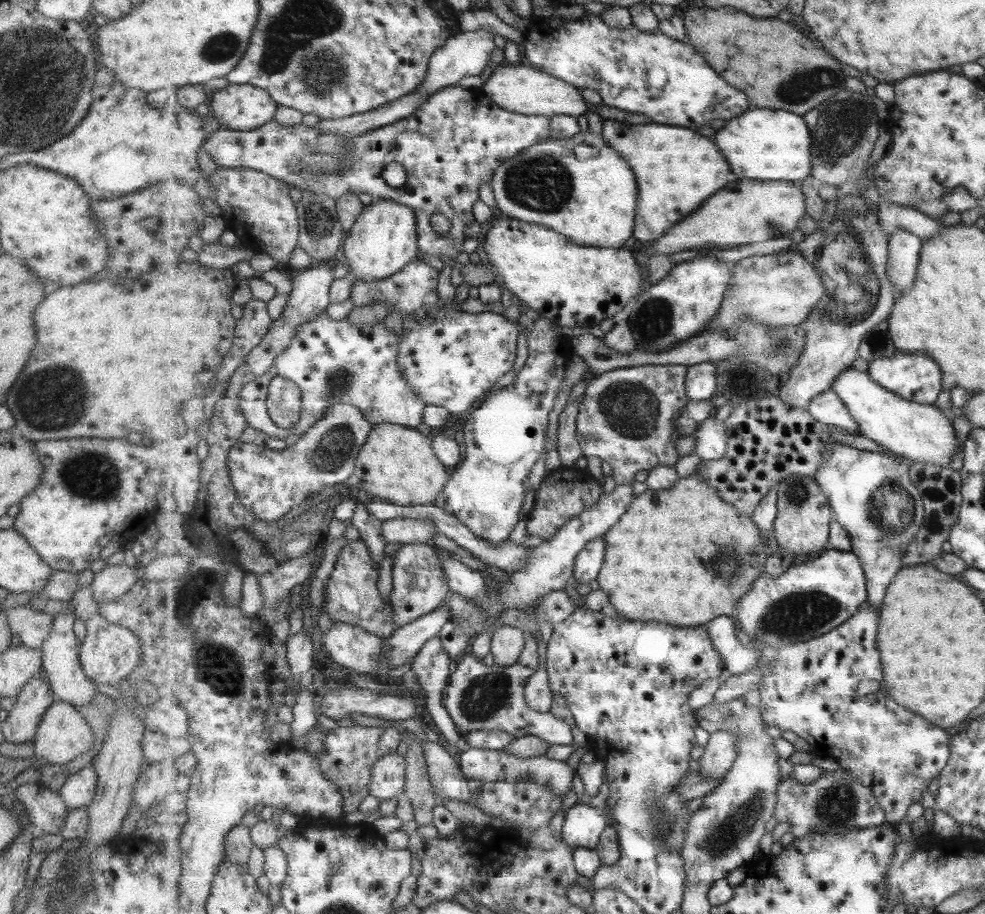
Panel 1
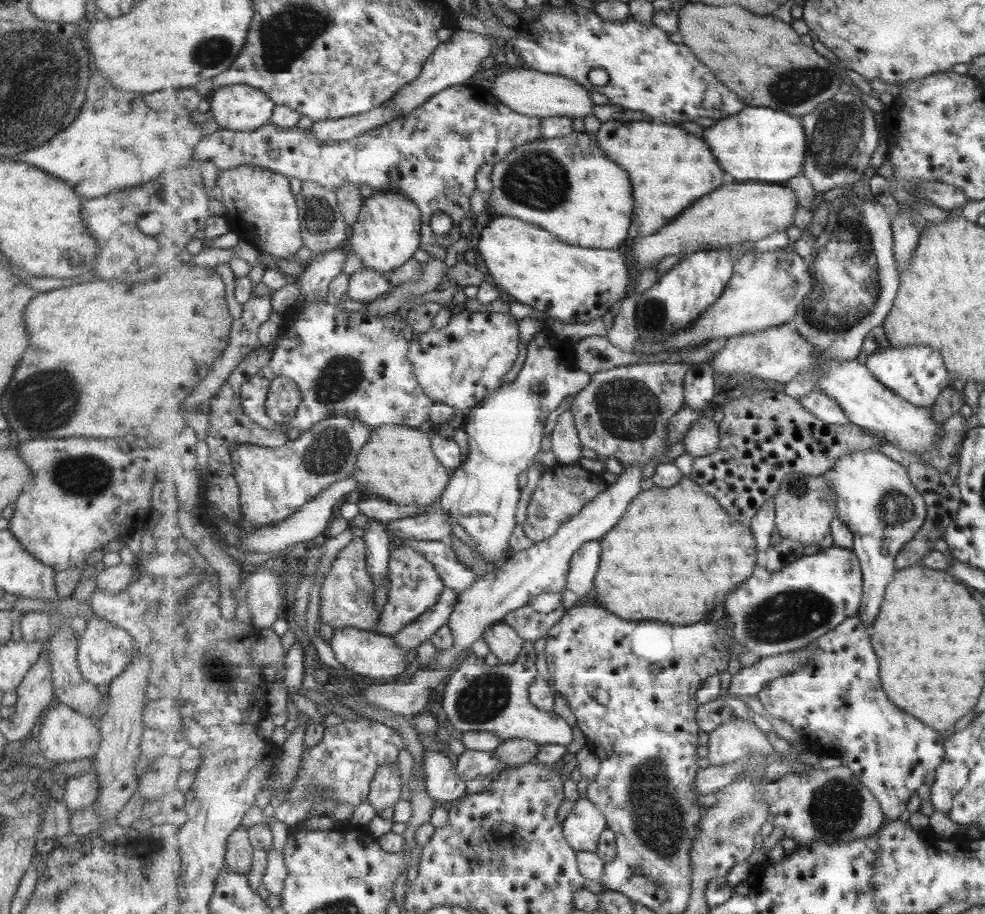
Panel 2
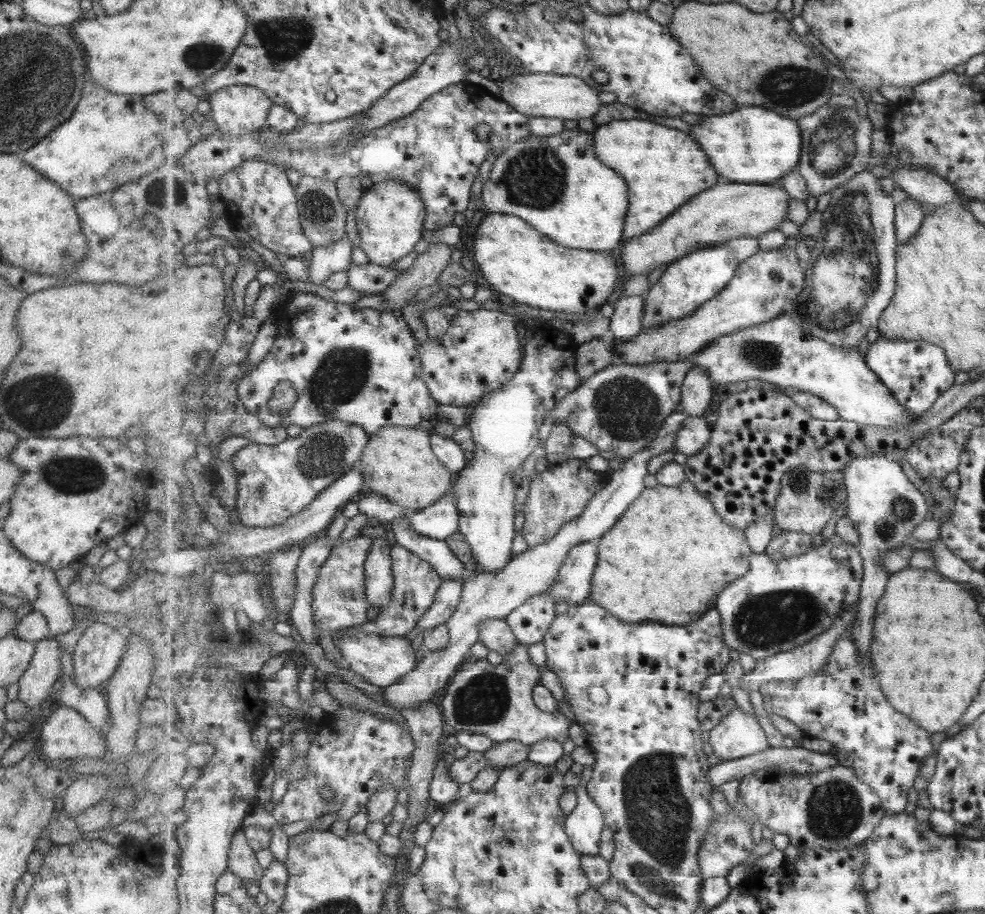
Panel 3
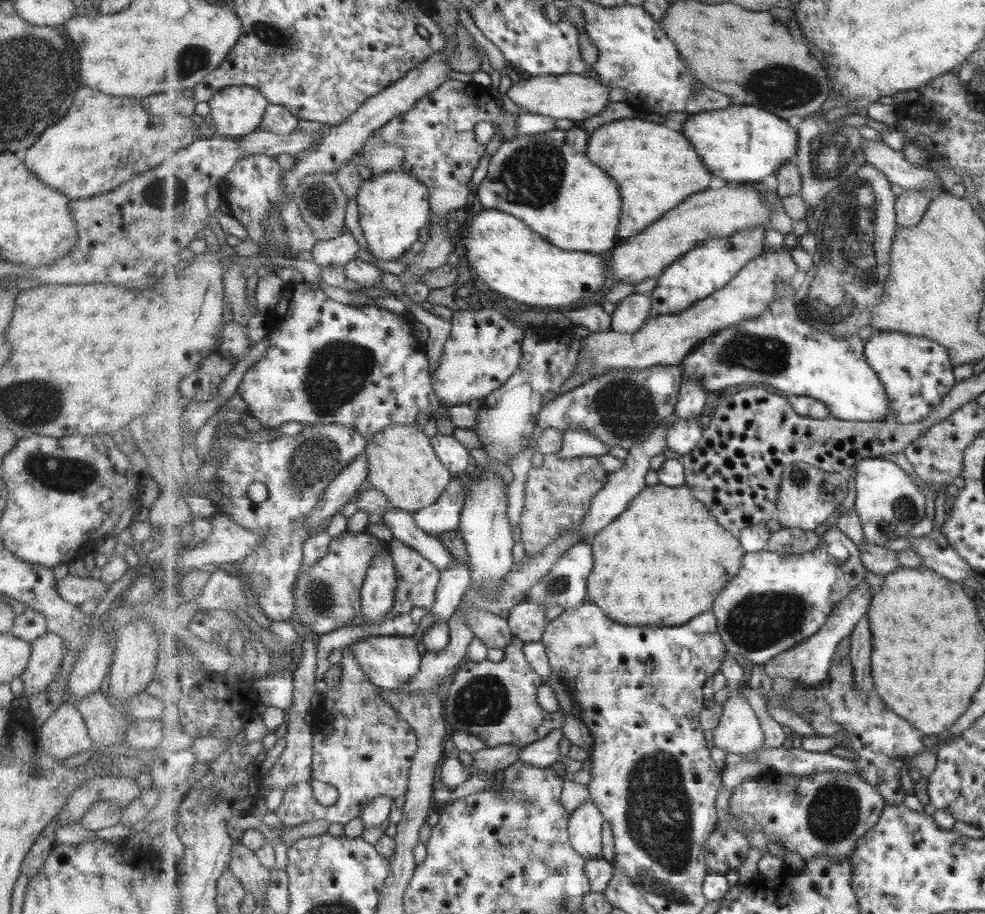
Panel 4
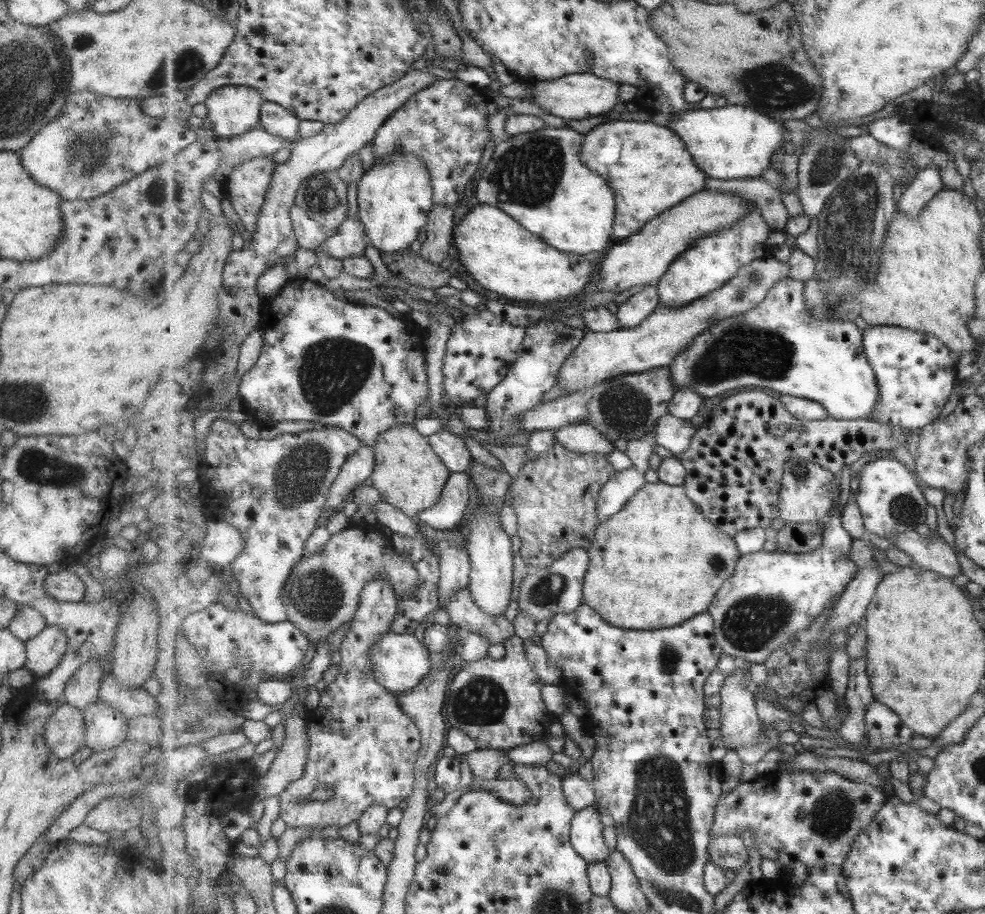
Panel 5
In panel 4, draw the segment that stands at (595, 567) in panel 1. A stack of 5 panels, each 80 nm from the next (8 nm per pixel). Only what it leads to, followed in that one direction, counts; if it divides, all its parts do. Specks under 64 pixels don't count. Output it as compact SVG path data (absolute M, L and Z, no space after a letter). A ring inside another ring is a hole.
M591 541L579 542L563 554L556 565L536 582L537 586L529 590L526 600L545 609L551 606L561 606L563 610L580 607L587 602L588 578L593 572L593 567L594 552Z

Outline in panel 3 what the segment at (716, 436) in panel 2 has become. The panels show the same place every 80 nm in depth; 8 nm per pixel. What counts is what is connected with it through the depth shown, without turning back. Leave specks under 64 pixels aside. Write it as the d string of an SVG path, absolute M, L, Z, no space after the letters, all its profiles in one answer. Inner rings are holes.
M695 416L687 417L683 426L677 432L677 440L675 440L674 450L688 456L693 456L700 450L703 450L707 442L713 436L714 426L709 426L705 422L705 417Z

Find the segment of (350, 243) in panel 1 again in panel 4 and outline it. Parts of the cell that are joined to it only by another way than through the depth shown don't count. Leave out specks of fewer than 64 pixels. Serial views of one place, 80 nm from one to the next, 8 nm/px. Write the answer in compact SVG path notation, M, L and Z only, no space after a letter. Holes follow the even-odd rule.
M401 169L373 174L365 179L356 196L359 224L375 258L395 260L404 255L413 242L419 240L421 228L430 224L432 216L432 192L416 174Z

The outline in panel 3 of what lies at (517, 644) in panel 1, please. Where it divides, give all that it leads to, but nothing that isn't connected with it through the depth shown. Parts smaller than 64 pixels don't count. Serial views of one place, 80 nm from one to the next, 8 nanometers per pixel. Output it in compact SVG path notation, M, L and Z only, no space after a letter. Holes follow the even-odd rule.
M490 618L480 622L480 640L487 648L507 657L519 644L510 624L501 619Z

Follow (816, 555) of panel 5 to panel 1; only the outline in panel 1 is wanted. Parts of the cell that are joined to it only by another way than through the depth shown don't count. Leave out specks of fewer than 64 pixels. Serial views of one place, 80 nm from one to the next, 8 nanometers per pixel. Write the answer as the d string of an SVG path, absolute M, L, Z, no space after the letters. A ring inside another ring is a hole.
M828 548L823 554L811 556L800 564L793 565L783 576L773 578L763 571L752 589L738 602L735 617L743 632L756 646L784 646L791 642L809 642L819 638L851 618L855 618L861 606L868 600L868 579L861 559L852 551Z

